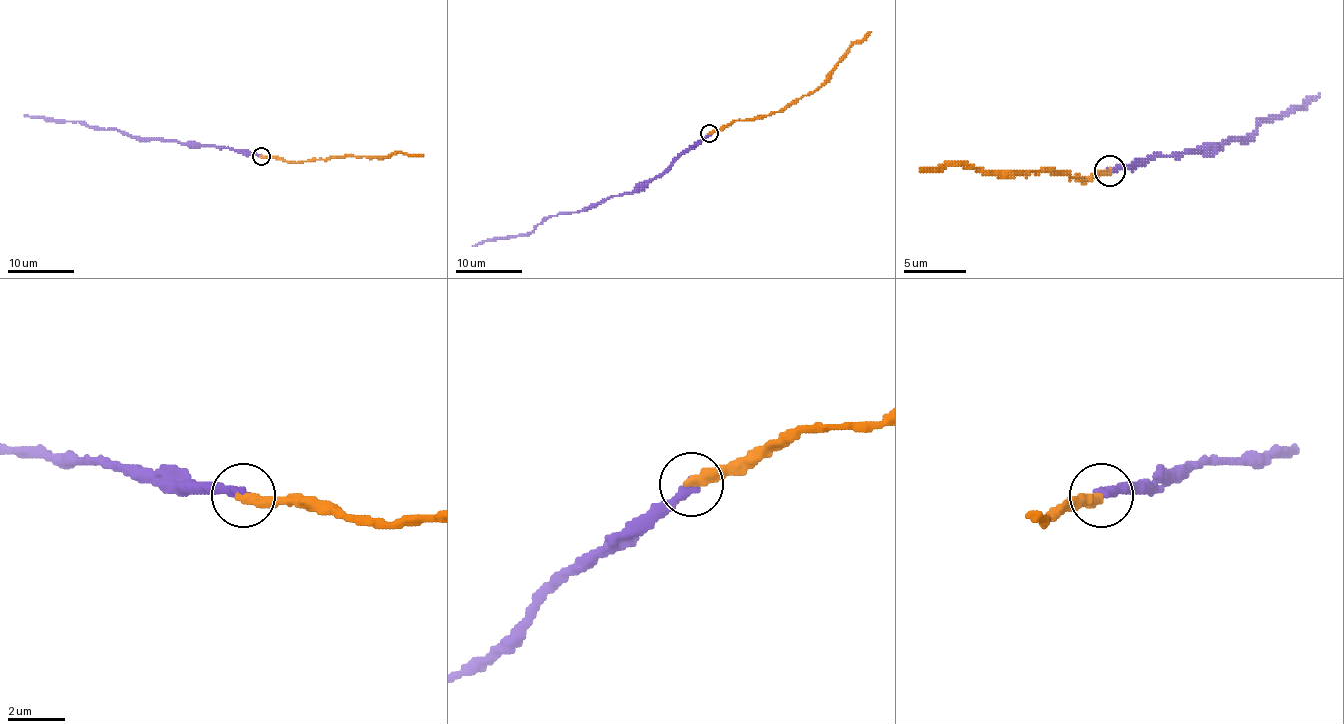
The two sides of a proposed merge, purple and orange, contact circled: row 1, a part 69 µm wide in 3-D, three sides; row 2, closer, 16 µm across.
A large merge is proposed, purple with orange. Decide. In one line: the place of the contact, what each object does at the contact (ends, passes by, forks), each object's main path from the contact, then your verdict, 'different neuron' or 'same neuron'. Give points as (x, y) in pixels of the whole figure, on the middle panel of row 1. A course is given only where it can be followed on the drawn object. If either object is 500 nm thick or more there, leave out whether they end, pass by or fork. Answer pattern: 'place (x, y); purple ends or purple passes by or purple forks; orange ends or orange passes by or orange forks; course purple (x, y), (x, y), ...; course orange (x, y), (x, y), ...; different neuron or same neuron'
place (709, 133); purple ends; orange ends; course purple (709, 133), (634, 190), (611, 195), (575, 212), (549, 215), (525, 234), (494, 237), (472, 245); course orange (709, 133), (736, 120), (751, 120), (783, 112), (804, 95), (813, 93), (844, 53), (871, 32); same neuron

